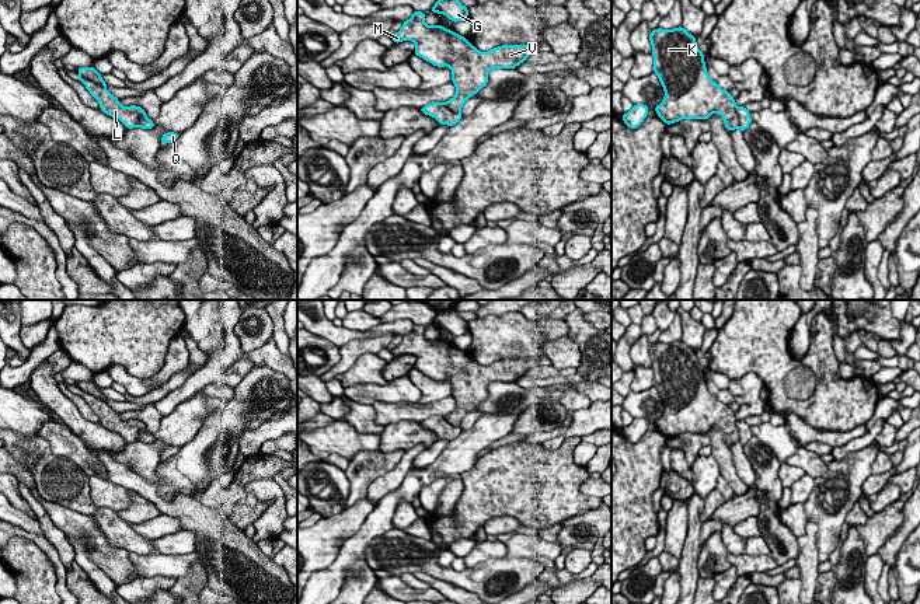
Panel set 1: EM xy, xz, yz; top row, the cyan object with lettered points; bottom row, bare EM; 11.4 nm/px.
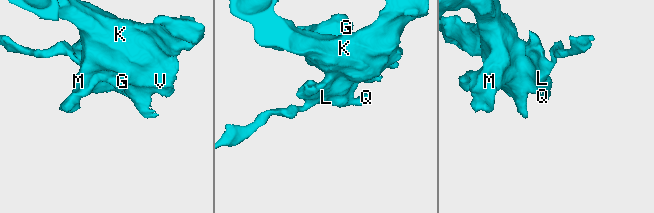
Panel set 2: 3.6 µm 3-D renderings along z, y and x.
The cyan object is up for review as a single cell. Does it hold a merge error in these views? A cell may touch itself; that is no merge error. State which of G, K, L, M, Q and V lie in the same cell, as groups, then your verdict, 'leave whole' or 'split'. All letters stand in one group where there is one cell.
G K L M Q V | leave whole

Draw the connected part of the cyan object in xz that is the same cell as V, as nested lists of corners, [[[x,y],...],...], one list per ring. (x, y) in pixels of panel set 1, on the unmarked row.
[[[414,325],[412,331],[402,335],[402,341],[391,353],[394,357],[412,355],[417,360],[414,369],[436,381],[449,380],[456,409],[446,416],[431,416],[419,425],[433,430],[440,439],[449,441],[461,434],[464,416],[488,398],[491,383],[516,383],[533,366],[530,359],[502,359],[481,366],[464,350],[446,341],[426,339],[426,327]]]

